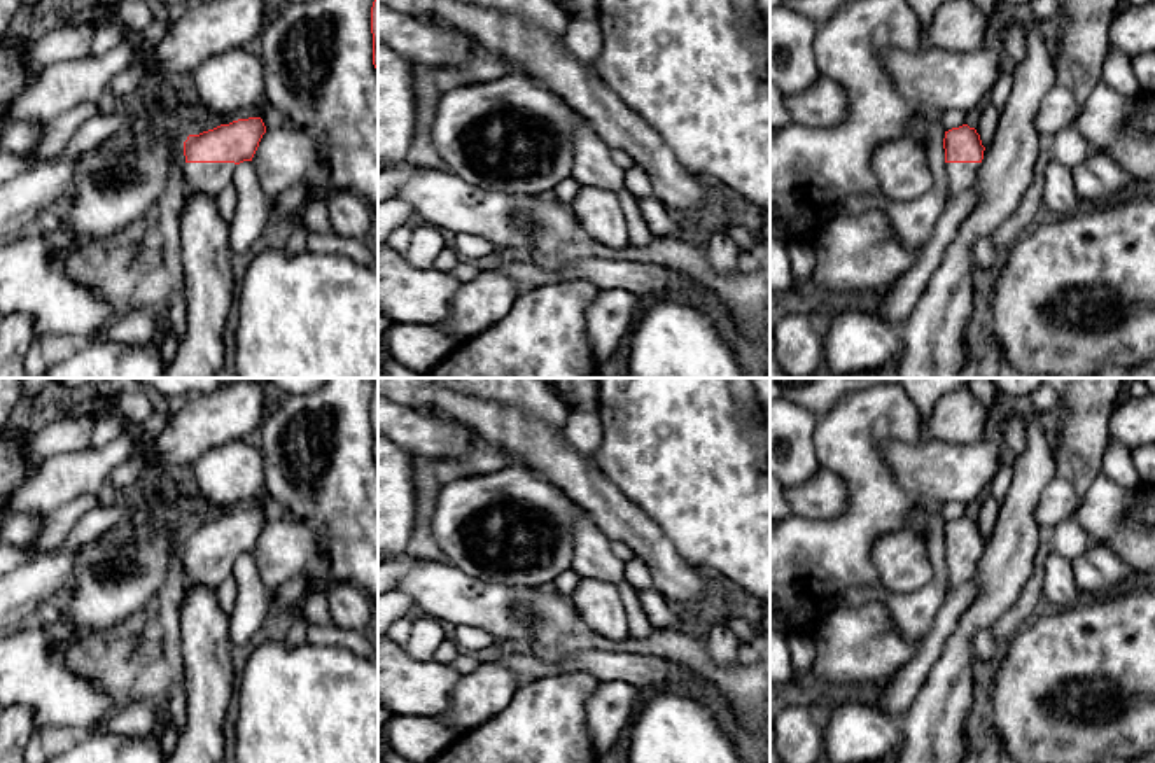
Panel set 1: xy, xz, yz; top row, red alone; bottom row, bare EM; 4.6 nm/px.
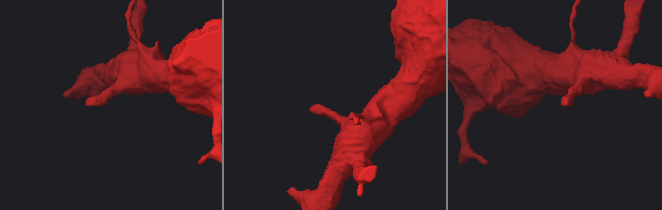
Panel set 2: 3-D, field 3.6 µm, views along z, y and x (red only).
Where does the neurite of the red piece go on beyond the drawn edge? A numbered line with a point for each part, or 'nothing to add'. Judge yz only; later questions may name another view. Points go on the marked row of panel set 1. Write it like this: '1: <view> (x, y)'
1: yz (959, 175)

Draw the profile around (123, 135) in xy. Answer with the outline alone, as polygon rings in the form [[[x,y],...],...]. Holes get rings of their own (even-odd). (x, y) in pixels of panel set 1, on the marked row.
[[[130,122],[128,126],[119,128],[117,131],[108,135],[102,144],[98,144],[94,149],[98,149],[102,154],[116,150],[119,145],[124,145],[133,140],[136,126],[138,126],[136,122]]]

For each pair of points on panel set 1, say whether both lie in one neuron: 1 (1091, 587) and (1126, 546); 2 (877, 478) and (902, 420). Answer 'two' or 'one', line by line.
1: two
2: one

